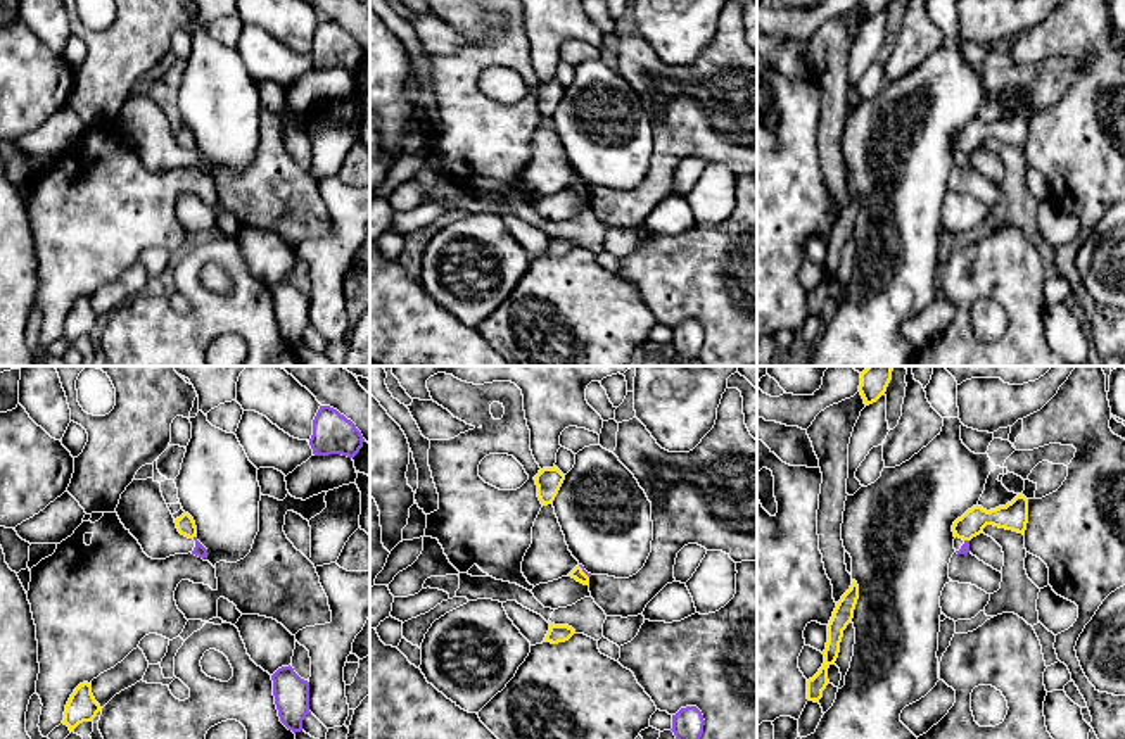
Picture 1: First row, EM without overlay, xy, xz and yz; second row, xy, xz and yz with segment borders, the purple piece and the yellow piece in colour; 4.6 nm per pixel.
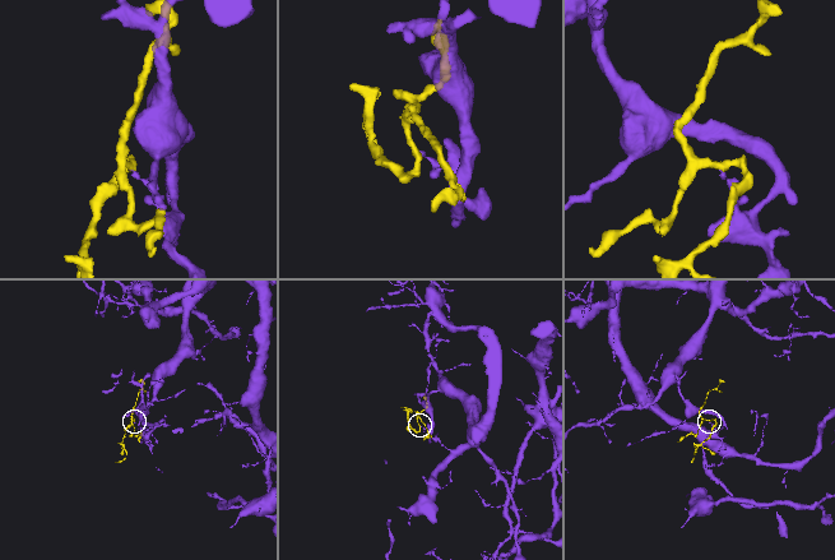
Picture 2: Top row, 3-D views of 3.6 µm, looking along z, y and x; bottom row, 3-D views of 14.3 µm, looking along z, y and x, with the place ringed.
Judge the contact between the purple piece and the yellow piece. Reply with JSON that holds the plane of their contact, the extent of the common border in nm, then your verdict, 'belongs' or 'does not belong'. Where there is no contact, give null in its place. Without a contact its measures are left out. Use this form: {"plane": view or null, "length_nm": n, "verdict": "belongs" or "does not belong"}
{"plane": "xz", "length_nm": 80, "verdict": "does not belong"}

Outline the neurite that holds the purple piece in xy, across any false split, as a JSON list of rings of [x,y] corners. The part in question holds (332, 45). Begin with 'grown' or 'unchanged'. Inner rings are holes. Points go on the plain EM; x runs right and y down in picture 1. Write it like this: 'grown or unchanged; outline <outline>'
unchanged; outline [[[320,19],[313,33],[309,59],[315,69],[342,67],[354,71],[363,60],[356,38],[330,19]]]

